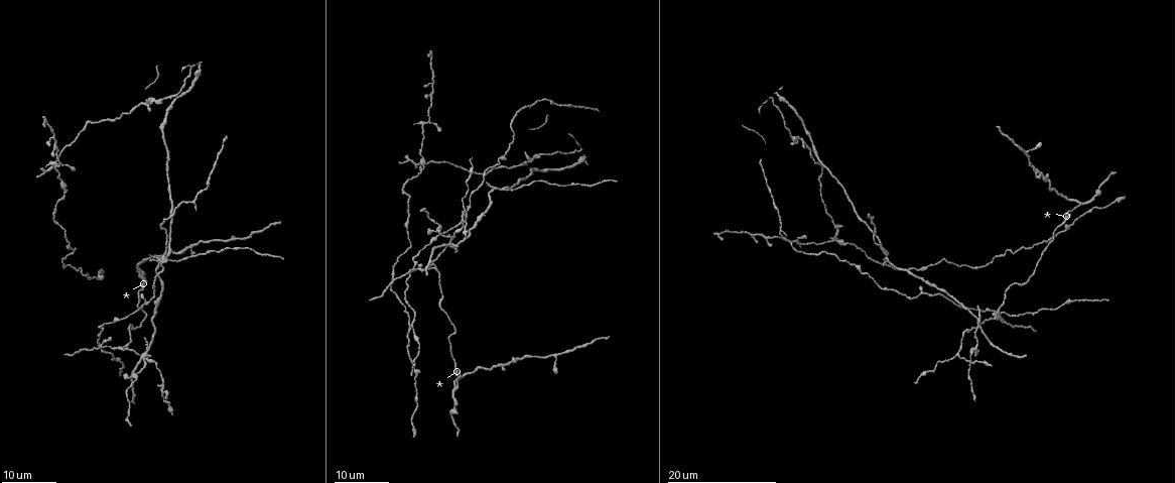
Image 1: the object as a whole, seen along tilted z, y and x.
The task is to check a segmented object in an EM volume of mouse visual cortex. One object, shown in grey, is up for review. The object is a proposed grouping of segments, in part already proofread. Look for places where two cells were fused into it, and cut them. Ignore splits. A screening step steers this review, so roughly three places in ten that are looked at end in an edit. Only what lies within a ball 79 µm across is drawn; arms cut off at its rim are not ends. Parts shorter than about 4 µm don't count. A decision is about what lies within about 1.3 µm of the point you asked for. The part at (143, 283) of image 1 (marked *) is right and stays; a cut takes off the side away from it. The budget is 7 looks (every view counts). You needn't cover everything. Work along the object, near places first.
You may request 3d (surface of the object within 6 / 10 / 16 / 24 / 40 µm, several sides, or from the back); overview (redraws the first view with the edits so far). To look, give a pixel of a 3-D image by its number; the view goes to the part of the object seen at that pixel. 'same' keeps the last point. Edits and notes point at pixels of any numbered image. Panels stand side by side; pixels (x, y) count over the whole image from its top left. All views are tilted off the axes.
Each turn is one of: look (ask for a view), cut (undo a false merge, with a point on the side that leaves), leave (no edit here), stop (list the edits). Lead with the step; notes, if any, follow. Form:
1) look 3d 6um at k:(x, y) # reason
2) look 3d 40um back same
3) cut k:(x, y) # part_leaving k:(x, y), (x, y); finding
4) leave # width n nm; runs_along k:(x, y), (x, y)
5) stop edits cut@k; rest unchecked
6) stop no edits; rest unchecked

look 3d 16um at 1:(102, 346) # branch point

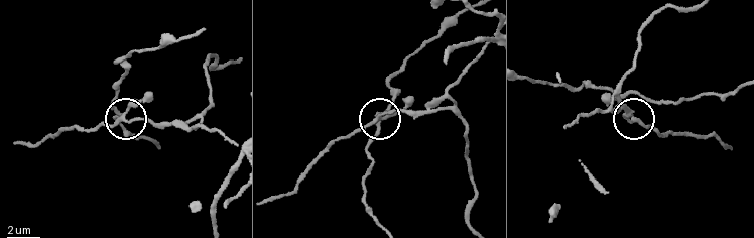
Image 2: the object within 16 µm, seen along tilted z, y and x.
look 3d 10um at 2:(124, 114)

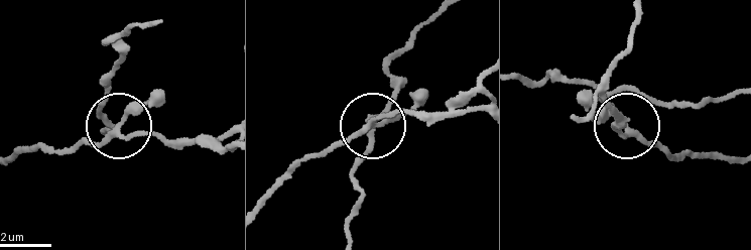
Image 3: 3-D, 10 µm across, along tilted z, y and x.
look 3d 6um at 3:(373, 127)

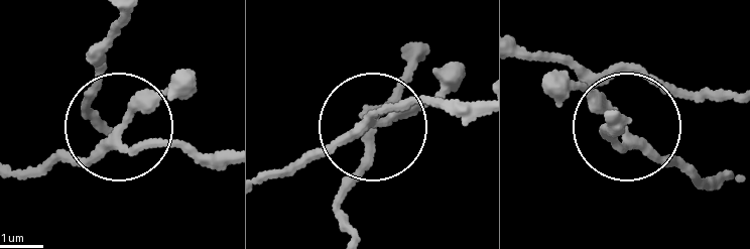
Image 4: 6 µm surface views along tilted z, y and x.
leave # runs_along 4:(481, 106), (408, 96), (265, 177); all the same cell

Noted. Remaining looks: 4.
look 3d 16um at 1:(977, 328)

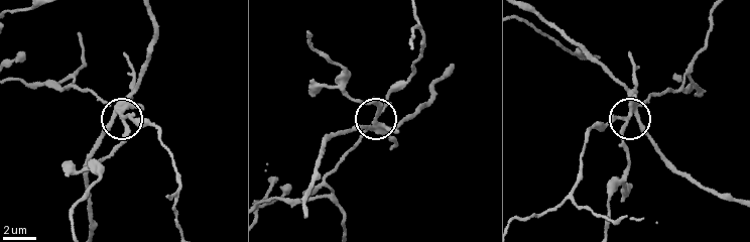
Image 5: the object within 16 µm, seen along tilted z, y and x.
look 3d 6um at 5:(632, 110) # zoom in

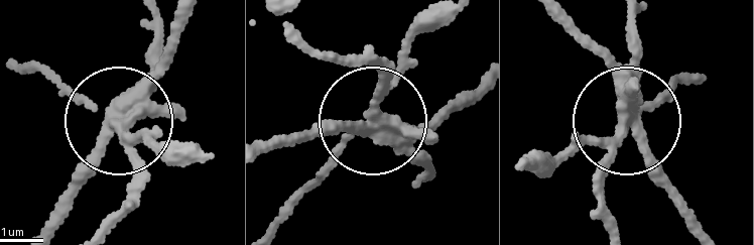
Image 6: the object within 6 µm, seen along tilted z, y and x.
cut 6:(147, 73) # part_leaving 6:(117, 123), (173, 24); a second cell is stuck on

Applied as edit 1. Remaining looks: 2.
stop edits cut@6; rest unchecked

